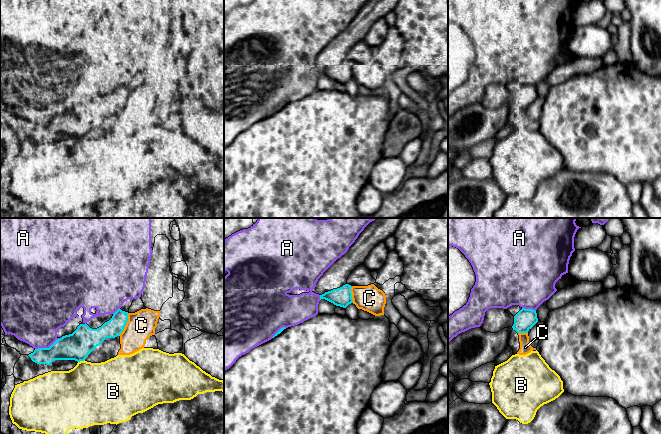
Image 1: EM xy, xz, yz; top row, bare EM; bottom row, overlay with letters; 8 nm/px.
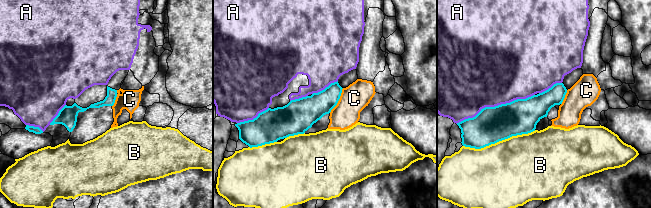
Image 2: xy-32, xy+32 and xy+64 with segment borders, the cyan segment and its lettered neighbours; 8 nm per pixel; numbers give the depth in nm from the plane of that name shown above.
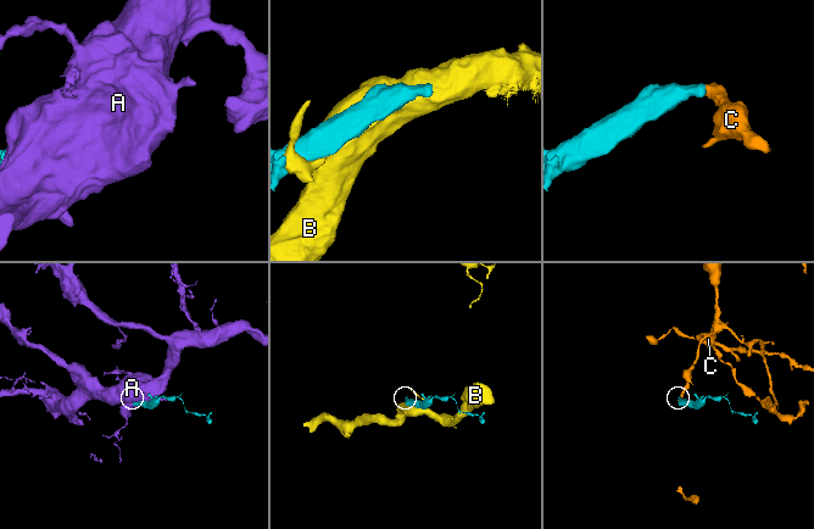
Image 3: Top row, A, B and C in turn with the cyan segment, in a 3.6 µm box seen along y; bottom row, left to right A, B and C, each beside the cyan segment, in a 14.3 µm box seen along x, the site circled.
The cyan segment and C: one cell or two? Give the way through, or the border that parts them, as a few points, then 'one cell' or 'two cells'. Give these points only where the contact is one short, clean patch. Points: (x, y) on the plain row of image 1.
two cells

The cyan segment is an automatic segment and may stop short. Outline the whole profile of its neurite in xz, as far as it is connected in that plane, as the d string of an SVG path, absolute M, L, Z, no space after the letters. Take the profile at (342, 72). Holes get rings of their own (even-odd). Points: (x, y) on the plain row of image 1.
M368 0L348 27L338 34L318 55L312 68L336 82L346 84L353 79L347 55L351 48L364 40L370 27L379 19L394 11L399 0Z

